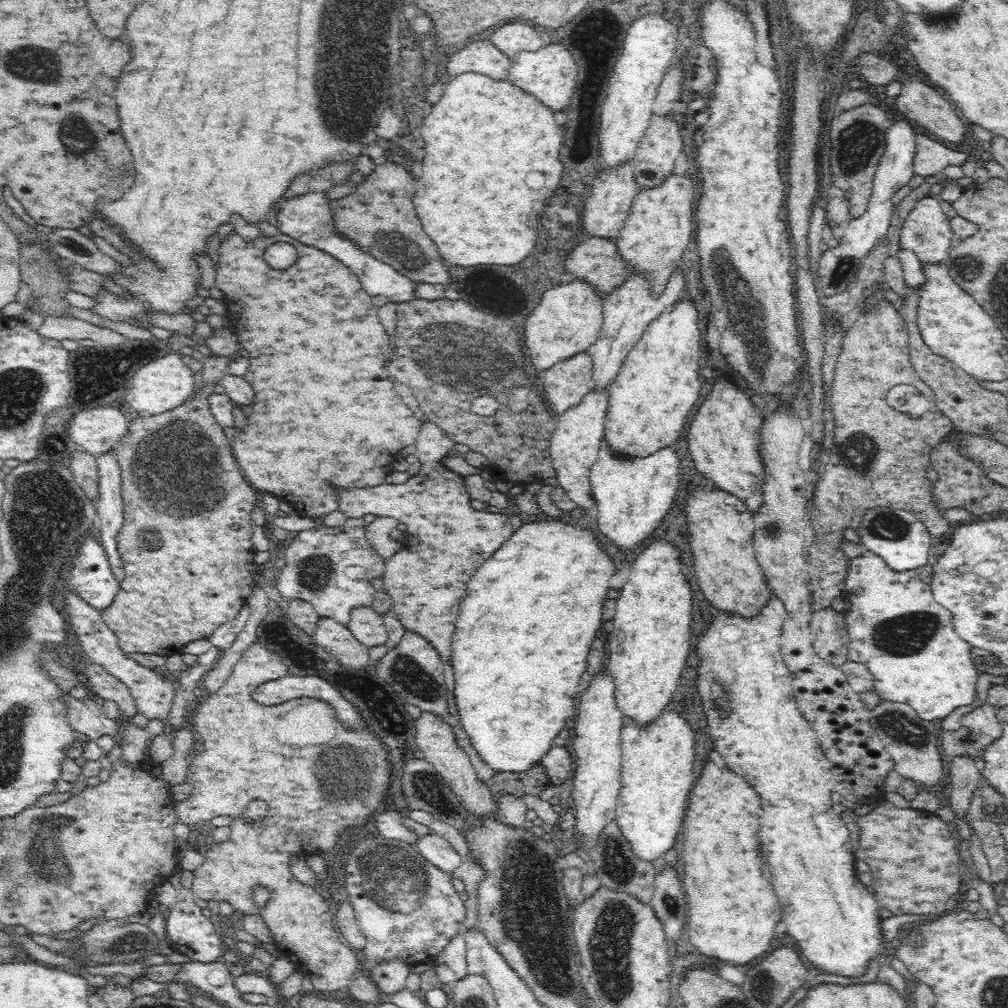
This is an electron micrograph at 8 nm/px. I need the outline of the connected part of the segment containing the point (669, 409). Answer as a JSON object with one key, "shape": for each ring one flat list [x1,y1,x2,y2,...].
{"shape":[[680,298,670,310,662,311,645,326,640,340,632,346,628,356,624,358,616,378,610,383,610,400,608,400,608,416,604,426,604,439,611,450,624,455,647,455,656,446,664,446,664,442,674,442,684,424,688,422,690,410,700,396,700,318,694,302,688,298]]}

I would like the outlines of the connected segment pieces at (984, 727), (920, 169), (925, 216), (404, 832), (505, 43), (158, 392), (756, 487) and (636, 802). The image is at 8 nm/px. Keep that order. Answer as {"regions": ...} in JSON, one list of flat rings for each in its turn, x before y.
{"regions":[[[988,704,967,710,957,729,942,729,940,746,948,758,962,756,975,760,987,746,1000,738,1001,724,996,711,996,707]],[[918,135,915,142,914,175,924,177,937,175,949,166,961,166,965,163,965,158,968,158,968,155,955,152,926,135]],[[931,195,916,200,914,208,904,218,902,228,900,228,898,248,914,252,916,258,918,258,918,262,924,267,945,262,954,239,955,234,950,226,949,219,941,209,940,200]],[[387,810,374,817,374,824,366,829,373,833,382,834,384,840,402,841,410,844,418,842,421,836,408,829,403,823,403,817,399,811]],[[522,20,506,22,498,28,494,28,489,39,510,58,519,50,536,50,546,43,542,42,542,38,538,36,538,32,532,26,528,26]],[[170,352,162,358,156,358,138,367,132,376,132,388,124,395,127,410,134,410,136,415,155,415,182,404,194,390,194,376,190,368,182,360,182,355]],[[720,378,716,388,710,392,710,396,700,404,696,414,690,418,690,426,686,430,688,432,686,434,688,454,692,456,696,470,702,474,702,478,710,480,714,484,714,488,740,498,753,514,758,513,763,505,763,490,760,490,760,486,765,483,766,478,766,469,759,452,764,418,756,409,756,404,757,401,748,398,748,394,743,391,742,386,730,384,728,380]],[[668,706,643,725,622,714,620,740,620,786,615,796,614,819,636,855,654,861,672,846,680,832,682,808,688,804,688,792,694,786,694,732,686,717]]]}

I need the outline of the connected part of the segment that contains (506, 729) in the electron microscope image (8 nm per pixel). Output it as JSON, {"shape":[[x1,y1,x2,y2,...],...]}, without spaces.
{"shape":[[528,520,522,521,522,526,518,526,511,535,499,544,496,552,486,558,478,570,468,579,468,588,466,596,460,603,459,614,456,617,456,628,452,640,451,663,455,674,454,696,457,704,459,716,457,721,466,729,469,736,469,744,473,746,480,755,482,761,490,769,497,772,527,772,542,766,540,758,546,754,547,748,550,748,558,737,558,730,566,724,566,716,572,721,574,714,574,696,580,692,578,680,584,674,586,668,586,658,590,652,590,646,596,638,596,632,600,628,602,620,602,606,606,601,606,594,610,588,610,576,614,574,614,560,610,554,602,548,598,536,594,530,580,526,580,524,570,524,562,520]]}

